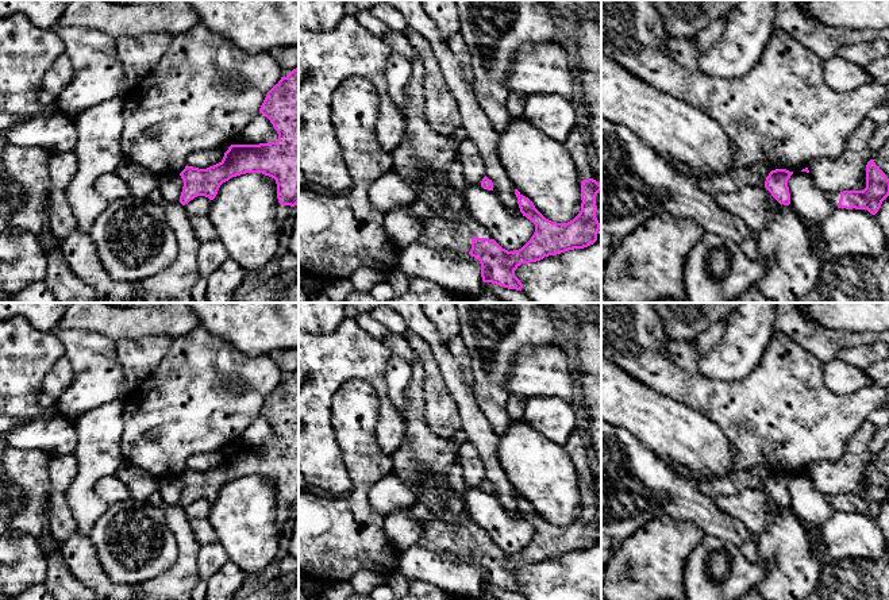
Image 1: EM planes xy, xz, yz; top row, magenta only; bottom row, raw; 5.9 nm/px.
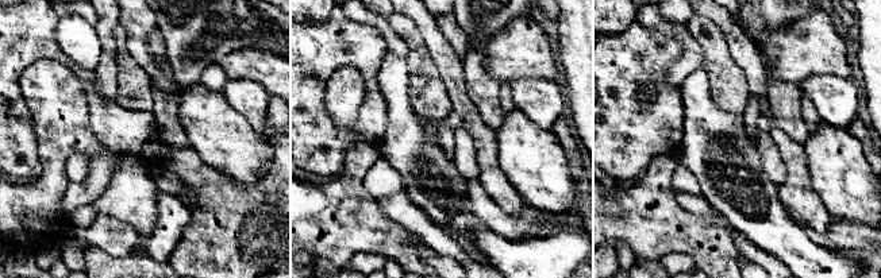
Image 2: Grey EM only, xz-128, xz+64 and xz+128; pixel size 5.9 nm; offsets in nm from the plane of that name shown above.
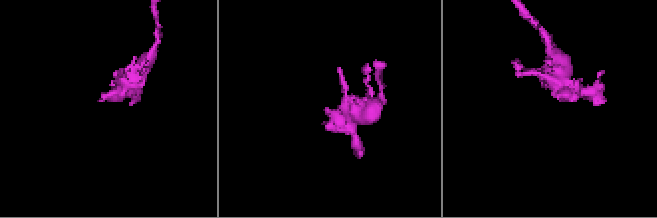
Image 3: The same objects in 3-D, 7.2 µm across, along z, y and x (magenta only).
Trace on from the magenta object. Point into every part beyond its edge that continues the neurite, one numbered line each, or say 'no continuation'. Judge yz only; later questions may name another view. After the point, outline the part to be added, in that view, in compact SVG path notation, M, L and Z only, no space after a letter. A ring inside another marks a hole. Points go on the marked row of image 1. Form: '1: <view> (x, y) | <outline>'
1: yz (834, 197) | M828 192L830 203L838 208L838 203L840 200L840 192Z

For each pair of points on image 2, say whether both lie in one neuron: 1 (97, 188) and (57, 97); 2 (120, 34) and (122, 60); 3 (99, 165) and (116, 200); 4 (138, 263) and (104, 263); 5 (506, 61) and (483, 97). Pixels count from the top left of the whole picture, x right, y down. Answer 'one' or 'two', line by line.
1: two
2: one
3: two
4: one
5: two

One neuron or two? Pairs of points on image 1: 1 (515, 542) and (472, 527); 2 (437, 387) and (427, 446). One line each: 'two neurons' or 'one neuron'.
1: two neurons
2: two neurons

